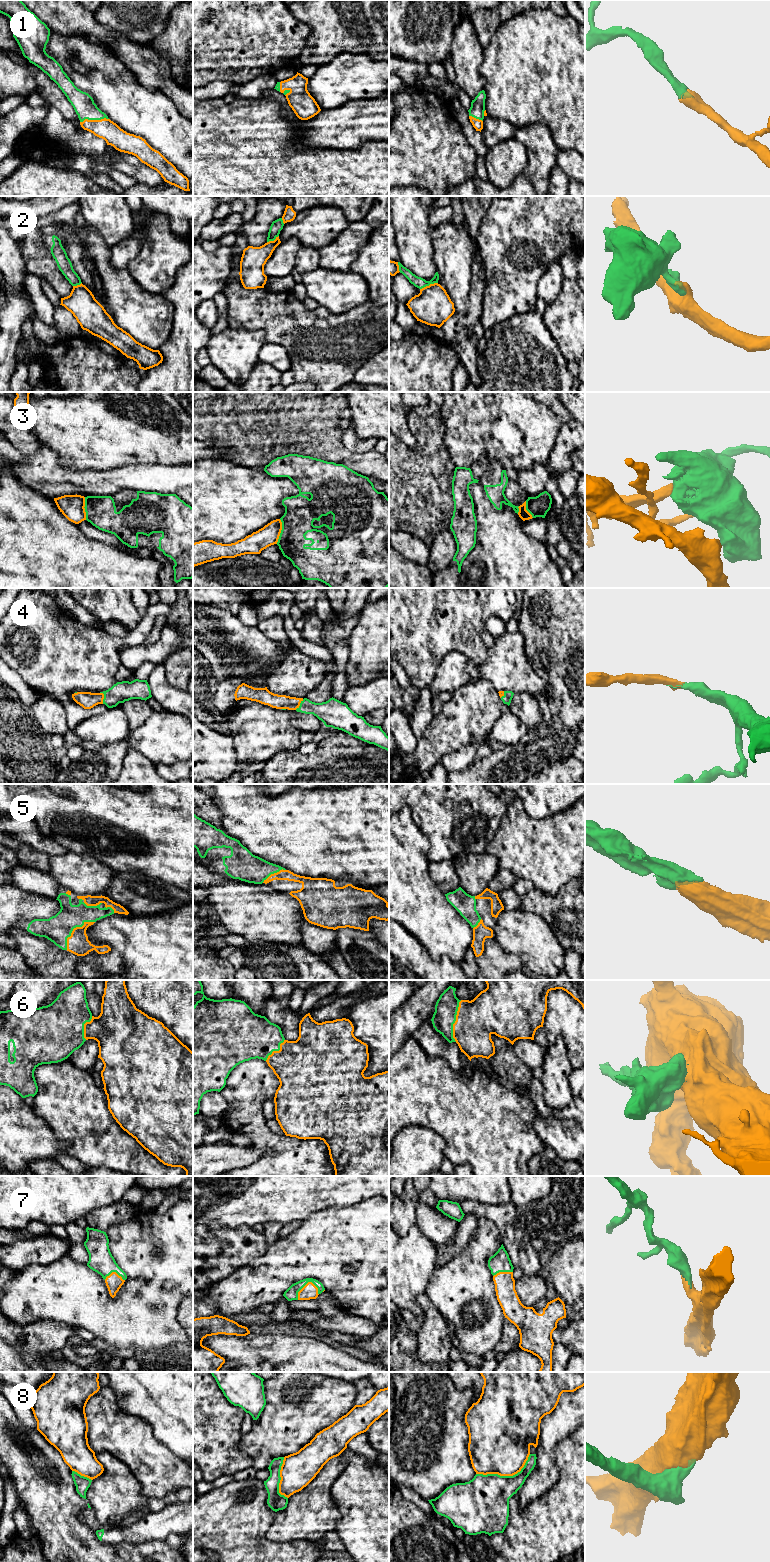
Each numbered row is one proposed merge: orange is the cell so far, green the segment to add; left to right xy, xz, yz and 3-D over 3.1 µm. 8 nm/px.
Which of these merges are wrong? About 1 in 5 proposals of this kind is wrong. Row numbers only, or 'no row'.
2, 3, 8

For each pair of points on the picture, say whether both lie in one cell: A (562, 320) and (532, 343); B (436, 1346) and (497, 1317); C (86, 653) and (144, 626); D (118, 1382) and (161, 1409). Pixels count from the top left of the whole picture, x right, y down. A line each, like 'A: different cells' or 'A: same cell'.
A: different cells
B: different cells
C: same cell
D: same cell

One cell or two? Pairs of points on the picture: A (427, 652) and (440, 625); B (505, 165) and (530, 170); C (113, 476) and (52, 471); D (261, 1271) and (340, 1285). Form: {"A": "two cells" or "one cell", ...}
{"A": "one cell", "B": "two cells", "C": "one cell", "D": "one cell"}

